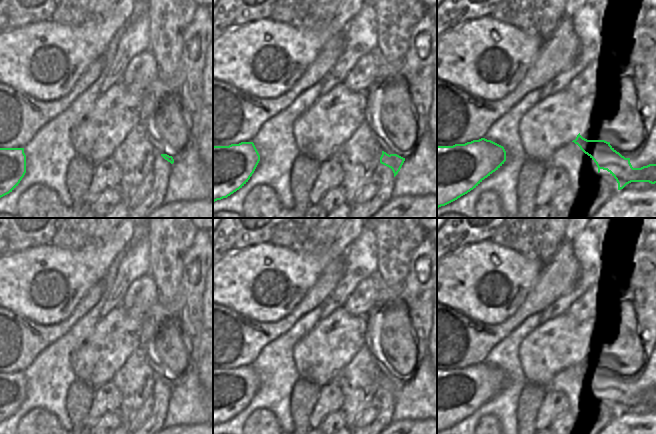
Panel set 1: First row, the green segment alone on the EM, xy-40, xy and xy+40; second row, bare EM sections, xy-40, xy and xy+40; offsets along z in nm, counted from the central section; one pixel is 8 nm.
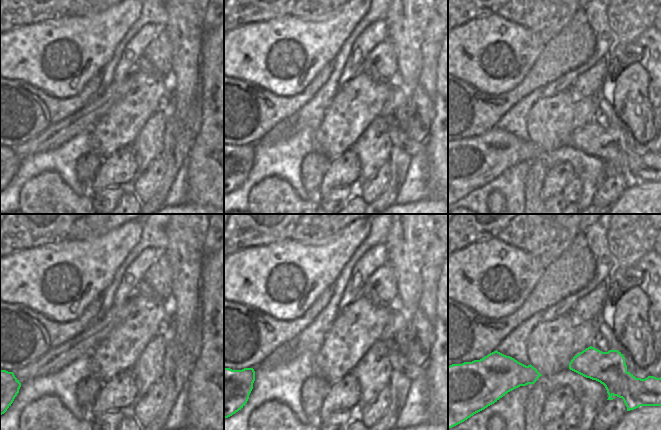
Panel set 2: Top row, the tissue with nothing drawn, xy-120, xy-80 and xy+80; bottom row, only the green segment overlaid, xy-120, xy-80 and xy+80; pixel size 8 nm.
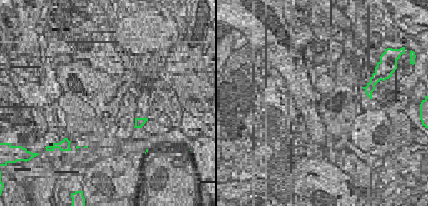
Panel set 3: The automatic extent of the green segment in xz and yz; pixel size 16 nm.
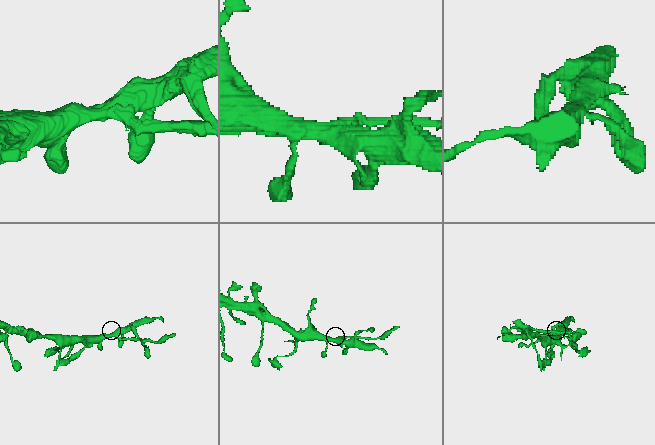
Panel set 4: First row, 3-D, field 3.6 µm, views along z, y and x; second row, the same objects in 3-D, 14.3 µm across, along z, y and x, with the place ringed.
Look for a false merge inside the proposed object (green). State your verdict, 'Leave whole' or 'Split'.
Split

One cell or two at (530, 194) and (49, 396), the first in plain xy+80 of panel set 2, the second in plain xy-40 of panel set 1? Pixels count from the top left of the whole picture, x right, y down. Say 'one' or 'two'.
two

